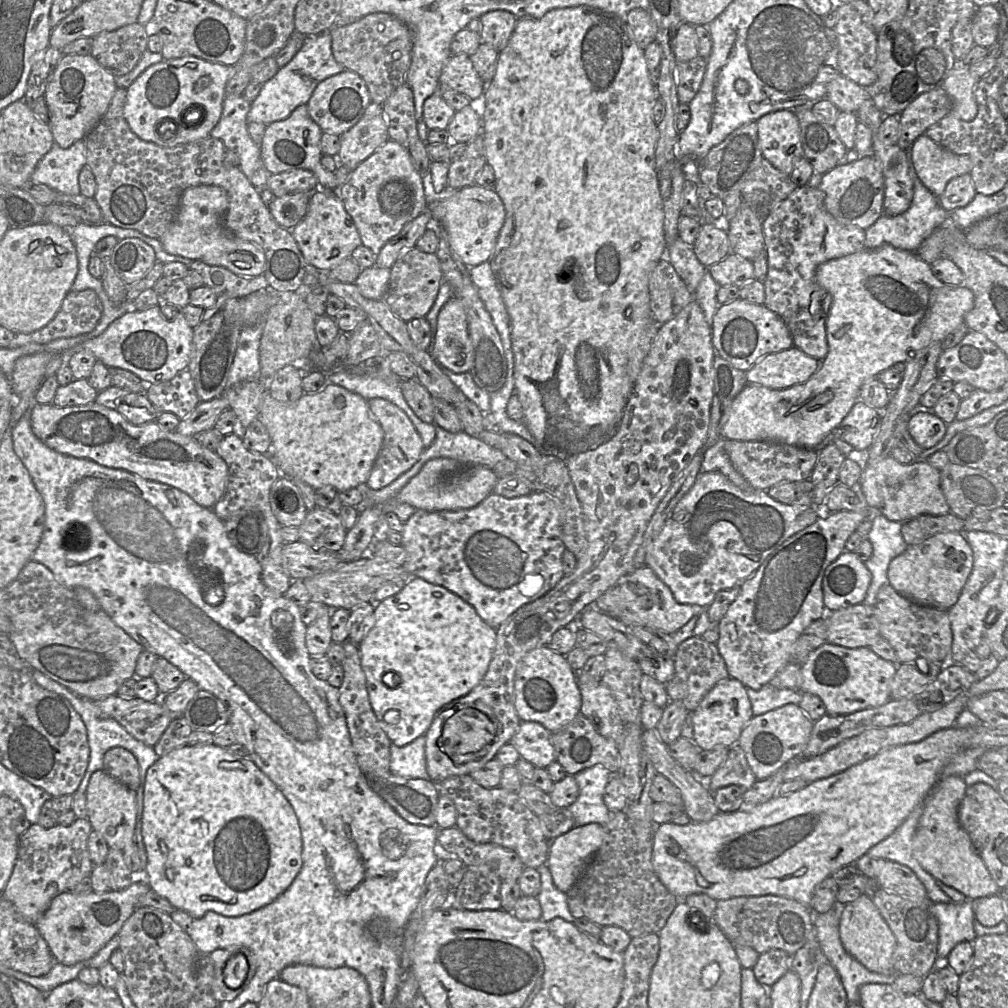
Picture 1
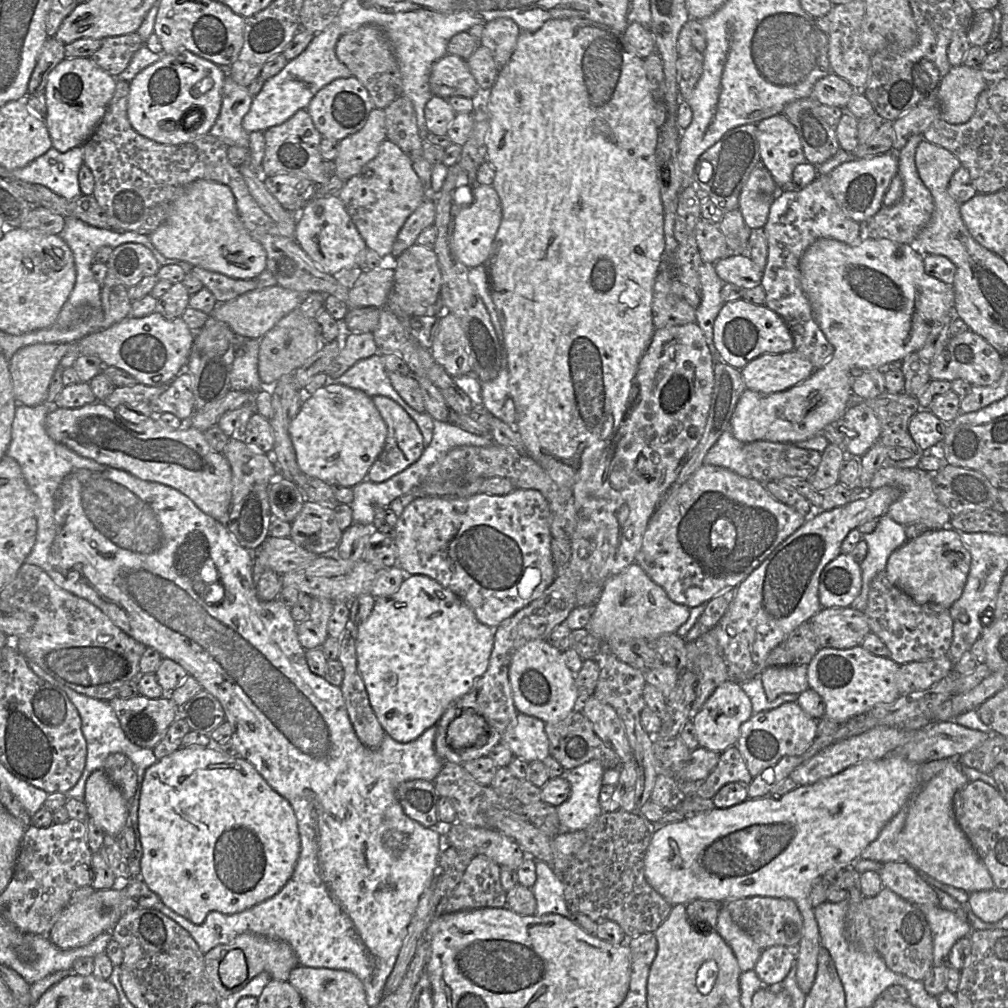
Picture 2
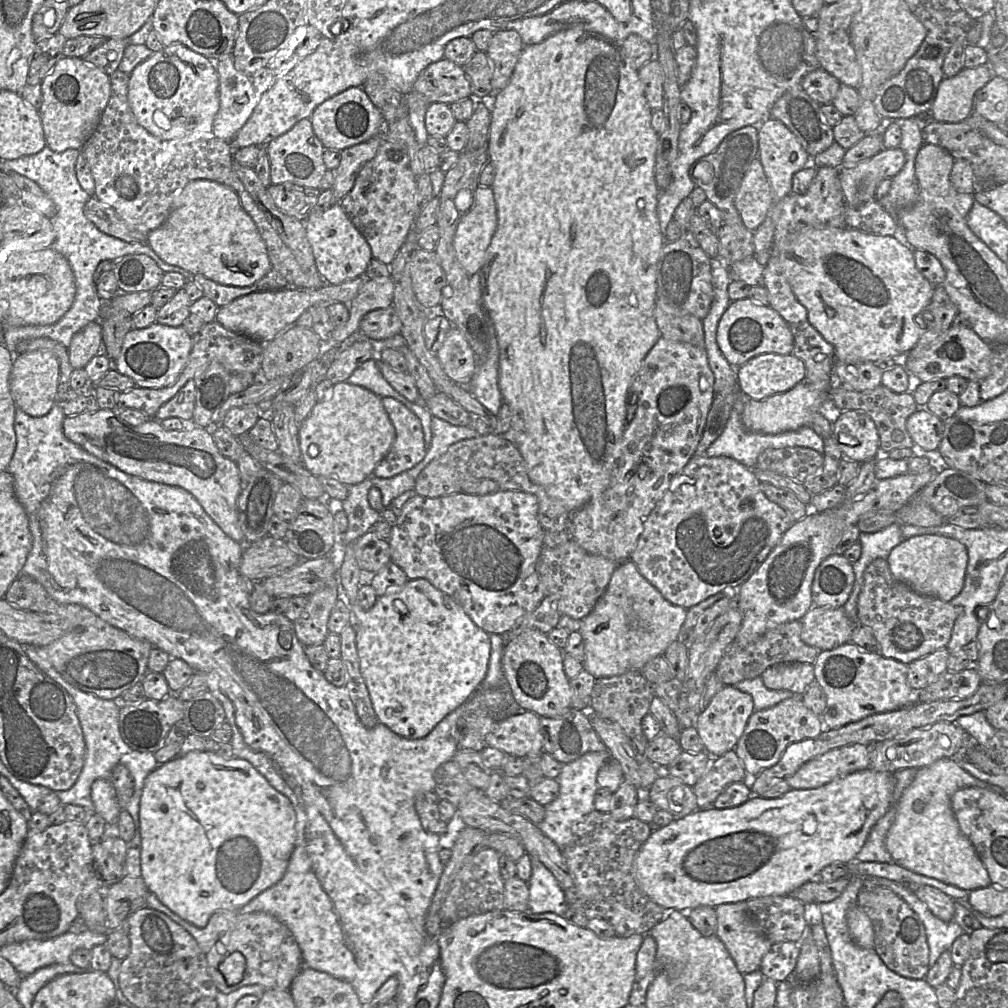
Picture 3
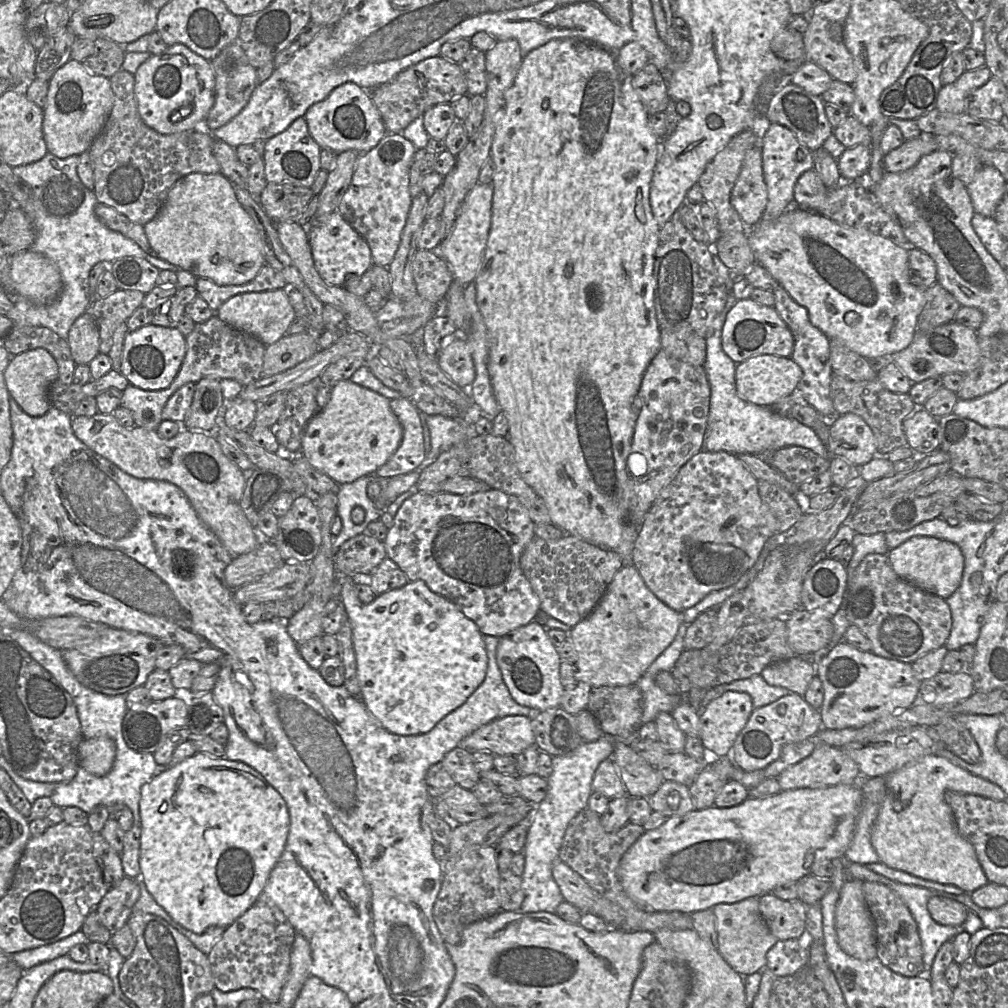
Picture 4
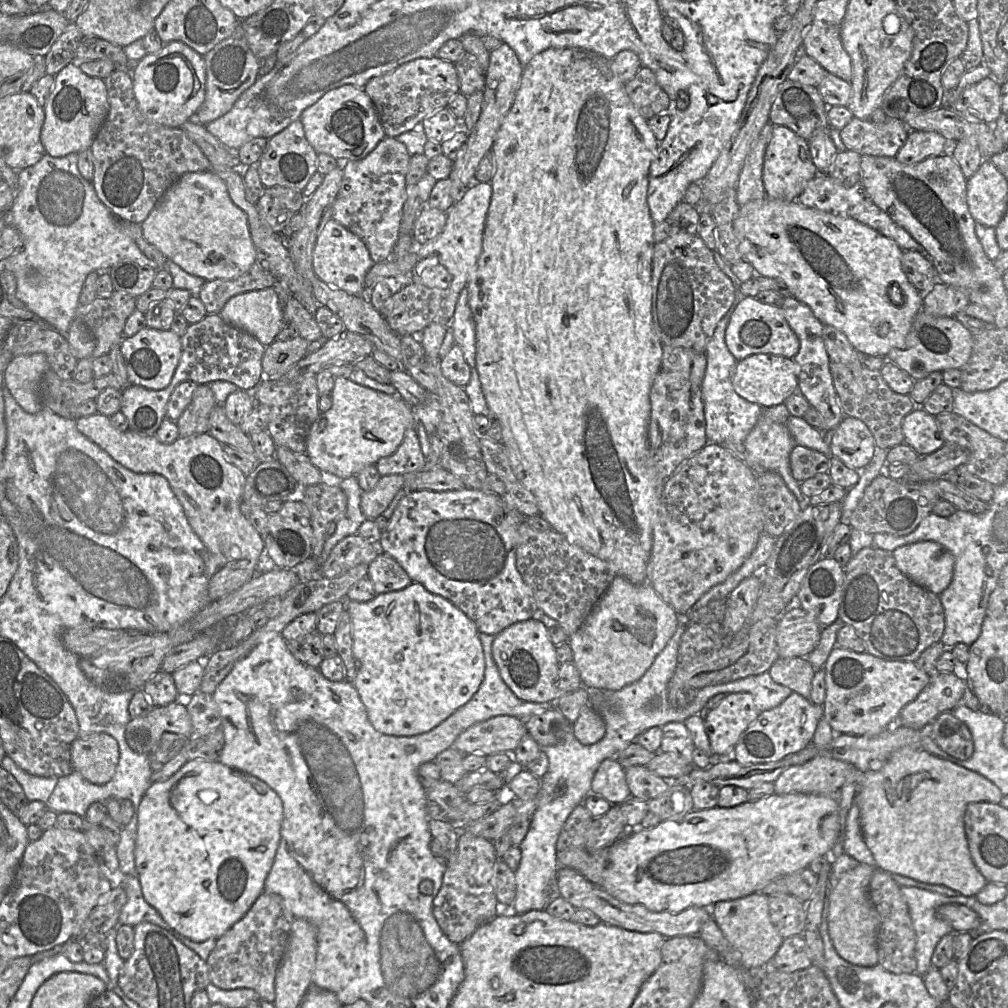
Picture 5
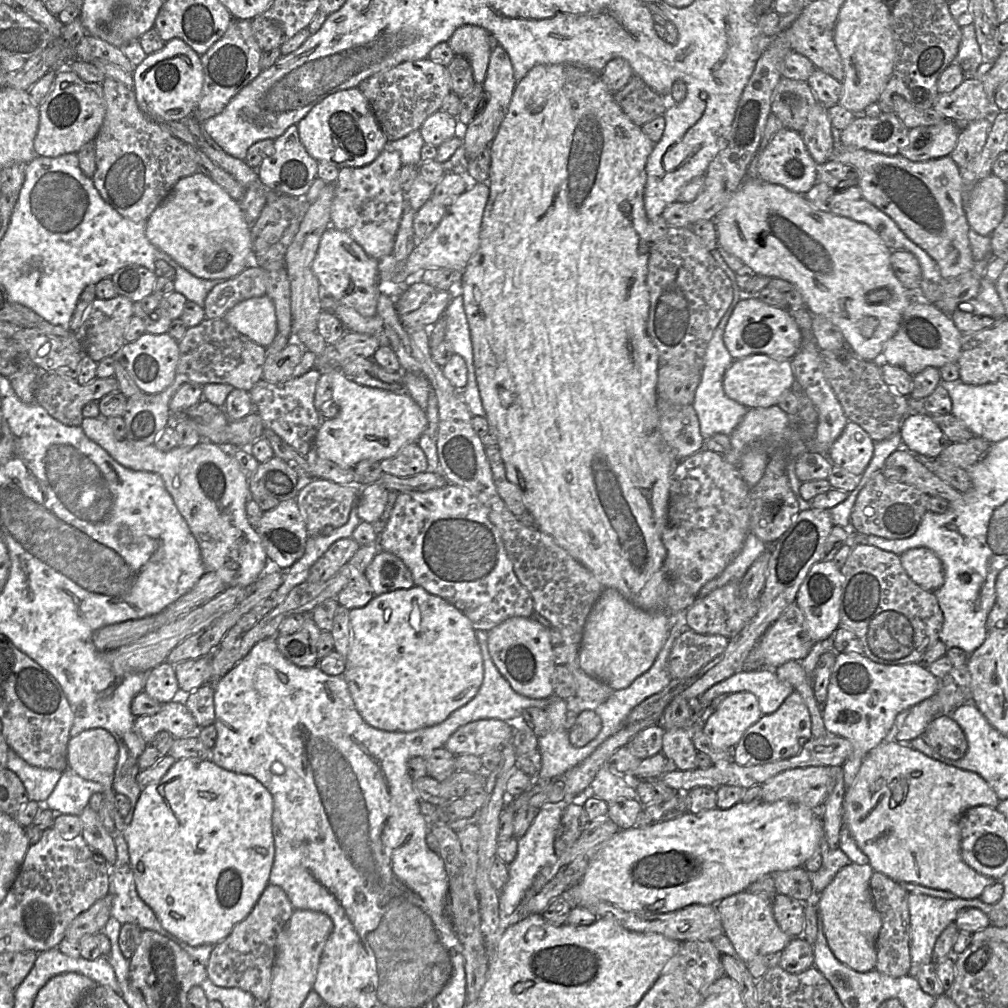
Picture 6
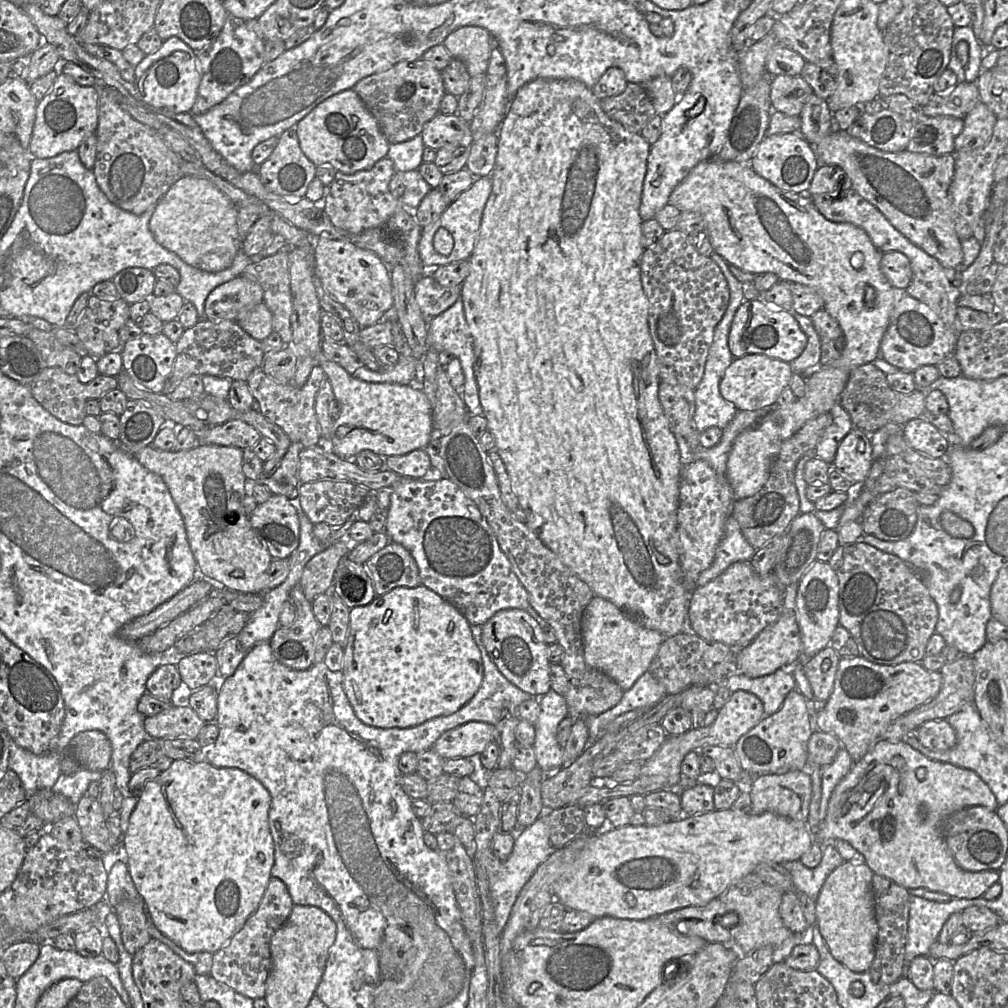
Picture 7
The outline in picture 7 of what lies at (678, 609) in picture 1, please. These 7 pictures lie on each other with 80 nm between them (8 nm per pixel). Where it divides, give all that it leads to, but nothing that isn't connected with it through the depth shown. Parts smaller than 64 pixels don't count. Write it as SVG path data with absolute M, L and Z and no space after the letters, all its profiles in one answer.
M594 596L584 609L582 622L584 660L586 664L611 677L624 691L648 671L665 637L646 628L611 601Z

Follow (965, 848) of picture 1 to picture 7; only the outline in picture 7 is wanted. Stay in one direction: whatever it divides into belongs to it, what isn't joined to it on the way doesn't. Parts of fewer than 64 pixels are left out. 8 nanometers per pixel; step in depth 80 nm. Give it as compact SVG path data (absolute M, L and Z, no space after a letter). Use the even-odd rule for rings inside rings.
M878 739L835 786L814 842L847 841L865 857L865 863L874 873L907 889L925 888L953 898L979 898L999 881L999 871L967 871L960 868L942 832L943 821L949 815L971 806L983 806L995 811L999 807L991 789L973 770L931 760L904 740ZM923 808L926 809L925 816L921 814Z

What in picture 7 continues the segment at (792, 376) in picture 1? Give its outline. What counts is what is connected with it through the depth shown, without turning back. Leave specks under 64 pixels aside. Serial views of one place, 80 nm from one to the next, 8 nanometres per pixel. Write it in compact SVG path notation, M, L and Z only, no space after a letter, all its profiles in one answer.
M748 354L735 358L726 369L720 382L720 393L724 399L733 403L738 411L777 406L778 397L786 387L789 387L793 373L788 362L764 354Z

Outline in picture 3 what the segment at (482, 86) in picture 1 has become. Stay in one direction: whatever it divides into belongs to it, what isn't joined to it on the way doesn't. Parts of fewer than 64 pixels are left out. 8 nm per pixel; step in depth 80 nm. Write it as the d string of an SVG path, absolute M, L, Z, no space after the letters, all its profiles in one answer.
M446 56L426 66L416 79L413 91L420 94L428 104L439 102L450 105L472 96L470 81L464 67Z

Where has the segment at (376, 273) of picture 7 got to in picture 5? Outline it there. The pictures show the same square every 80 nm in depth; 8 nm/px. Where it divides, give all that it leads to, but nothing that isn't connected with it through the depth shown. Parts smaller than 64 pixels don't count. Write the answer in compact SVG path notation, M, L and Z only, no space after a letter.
M332 218L326 223L313 250L312 267L320 280L348 294L367 297L365 277L373 264L365 243L358 236Z

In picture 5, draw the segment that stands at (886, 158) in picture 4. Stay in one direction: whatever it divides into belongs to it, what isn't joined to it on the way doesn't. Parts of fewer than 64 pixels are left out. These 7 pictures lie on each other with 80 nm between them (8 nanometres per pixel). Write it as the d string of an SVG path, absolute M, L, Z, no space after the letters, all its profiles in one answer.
M912 130L895 158L905 165L915 164L948 152L953 142L938 132Z

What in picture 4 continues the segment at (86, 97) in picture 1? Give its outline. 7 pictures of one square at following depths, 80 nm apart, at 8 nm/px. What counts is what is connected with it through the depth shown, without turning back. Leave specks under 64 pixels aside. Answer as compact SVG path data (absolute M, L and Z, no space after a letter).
M70 59L48 81L42 123L47 151L60 159L88 151L102 131L112 107L110 80L91 73L82 62Z

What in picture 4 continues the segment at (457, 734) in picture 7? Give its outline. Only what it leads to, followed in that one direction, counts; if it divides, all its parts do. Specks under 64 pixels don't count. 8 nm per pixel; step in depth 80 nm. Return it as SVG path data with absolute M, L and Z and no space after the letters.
M512 715L481 726L466 736L459 747L470 752L489 751L494 755L517 756L535 743L531 719Z

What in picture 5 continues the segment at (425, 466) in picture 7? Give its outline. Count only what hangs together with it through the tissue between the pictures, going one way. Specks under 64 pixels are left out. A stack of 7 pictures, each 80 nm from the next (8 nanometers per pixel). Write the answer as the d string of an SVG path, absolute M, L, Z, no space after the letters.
M416 427L408 429L397 451L390 456L381 458L376 466L381 476L409 475L423 471L425 459L416 433Z

